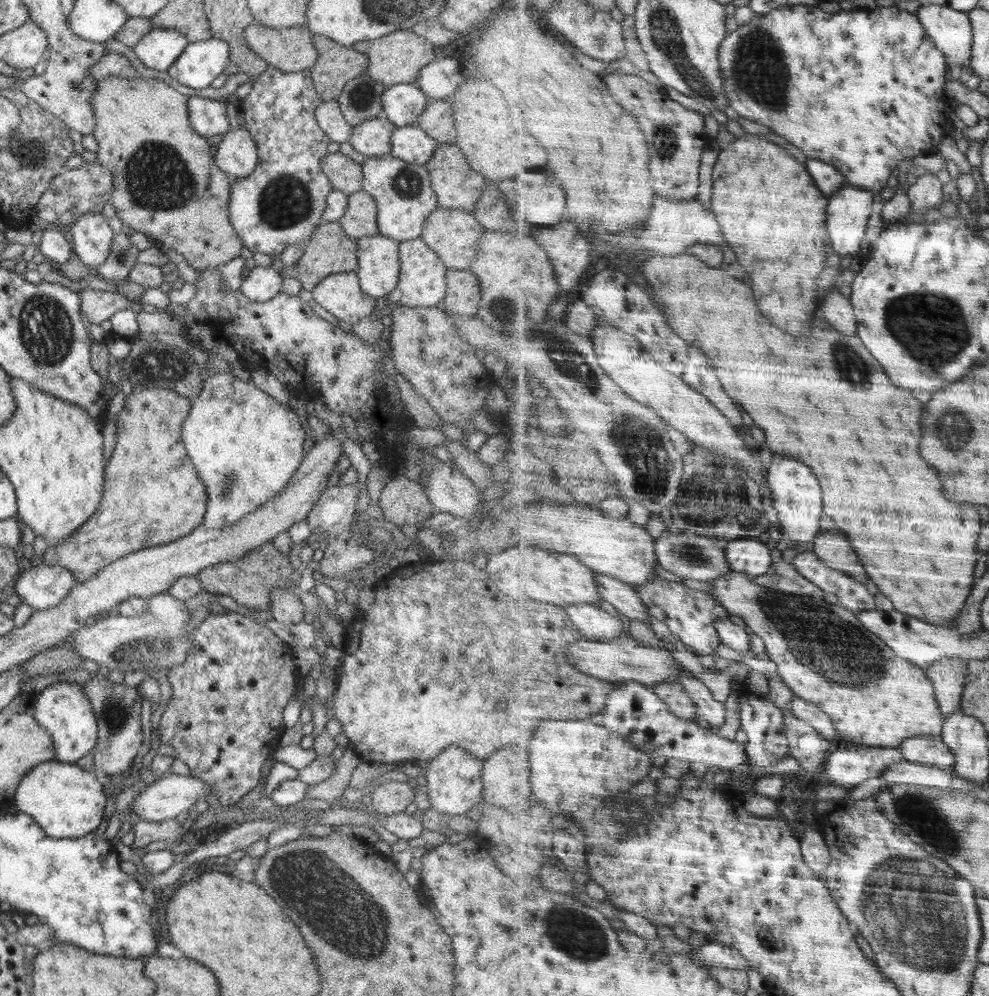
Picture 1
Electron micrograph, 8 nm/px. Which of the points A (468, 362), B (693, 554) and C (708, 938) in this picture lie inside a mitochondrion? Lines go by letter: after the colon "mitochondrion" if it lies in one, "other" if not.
A: other
B: mitochondrion
C: other

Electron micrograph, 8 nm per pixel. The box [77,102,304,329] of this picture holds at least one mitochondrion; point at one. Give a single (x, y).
(155, 176)

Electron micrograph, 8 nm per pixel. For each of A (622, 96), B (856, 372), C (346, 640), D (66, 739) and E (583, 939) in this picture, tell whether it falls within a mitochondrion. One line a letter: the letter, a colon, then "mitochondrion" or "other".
A: other
B: mitochondrion
C: other
D: other
E: mitochondrion

